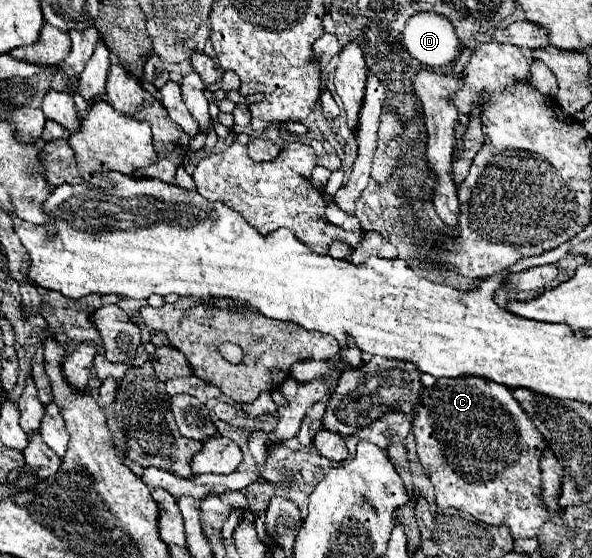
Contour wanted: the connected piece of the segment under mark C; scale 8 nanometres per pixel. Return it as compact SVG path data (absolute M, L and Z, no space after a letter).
M444 377L422 391L414 413L416 453L434 485L436 507L454 507L492 527L506 525L514 539L536 537L548 519L540 501L540 449L546 443L510 389L482 377Z

